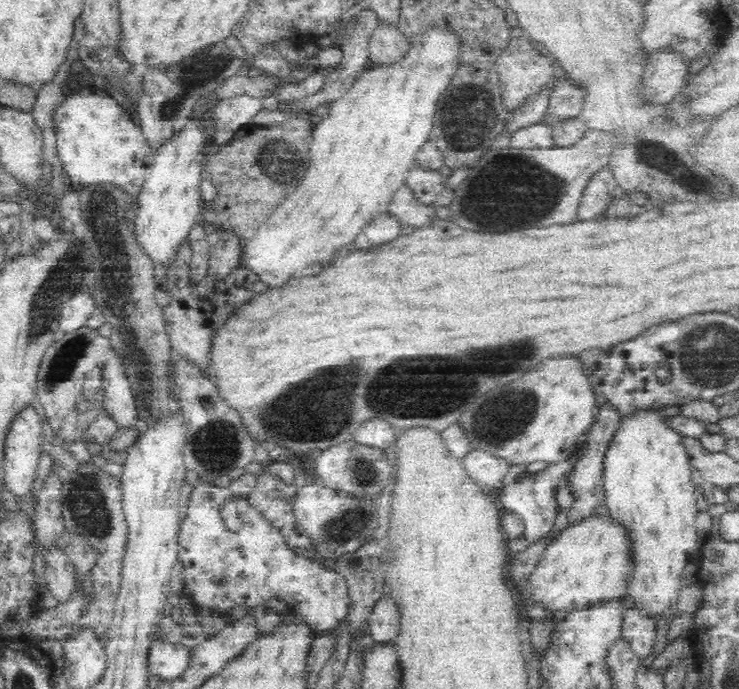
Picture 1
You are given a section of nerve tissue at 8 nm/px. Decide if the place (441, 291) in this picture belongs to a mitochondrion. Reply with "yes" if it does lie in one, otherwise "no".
no

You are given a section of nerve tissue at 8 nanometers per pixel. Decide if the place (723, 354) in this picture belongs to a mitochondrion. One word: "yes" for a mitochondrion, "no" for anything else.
yes

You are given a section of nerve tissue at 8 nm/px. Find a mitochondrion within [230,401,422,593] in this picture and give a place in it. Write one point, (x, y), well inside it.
(349, 525)

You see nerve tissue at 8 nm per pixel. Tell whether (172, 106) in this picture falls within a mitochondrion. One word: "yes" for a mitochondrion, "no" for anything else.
yes

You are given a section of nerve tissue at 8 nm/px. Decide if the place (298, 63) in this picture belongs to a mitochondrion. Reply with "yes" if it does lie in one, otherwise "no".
no

